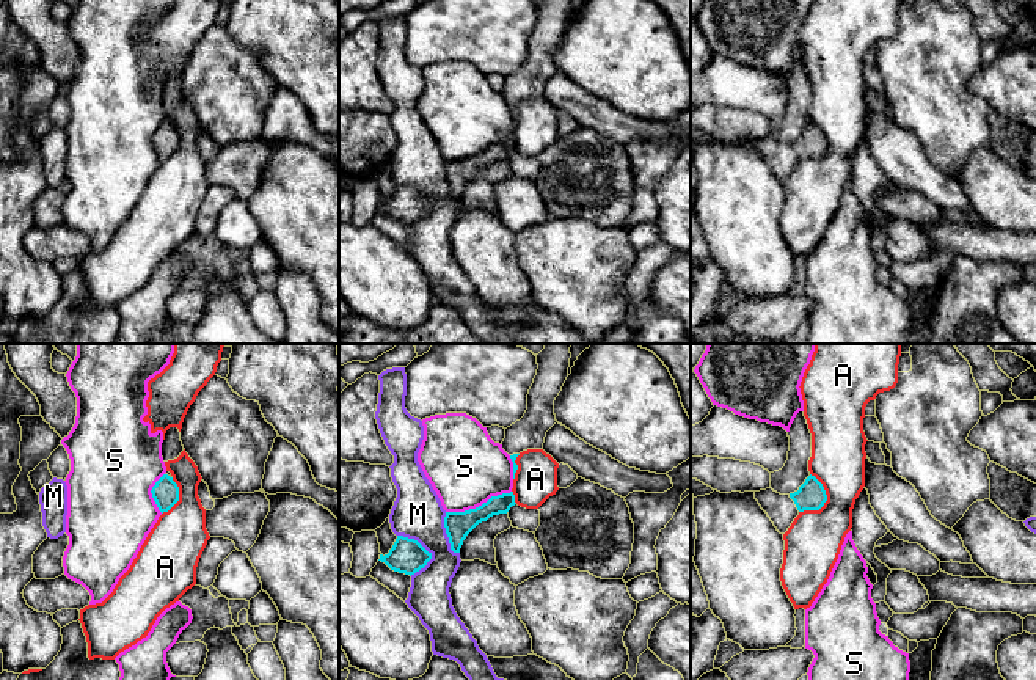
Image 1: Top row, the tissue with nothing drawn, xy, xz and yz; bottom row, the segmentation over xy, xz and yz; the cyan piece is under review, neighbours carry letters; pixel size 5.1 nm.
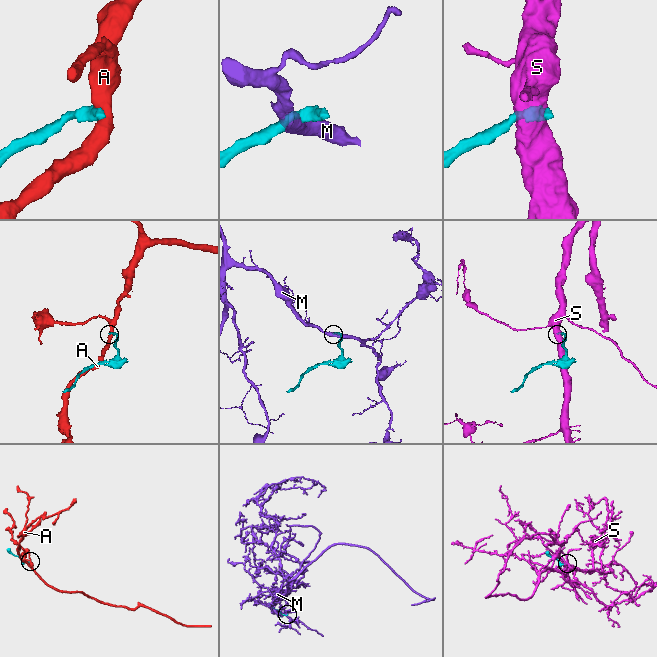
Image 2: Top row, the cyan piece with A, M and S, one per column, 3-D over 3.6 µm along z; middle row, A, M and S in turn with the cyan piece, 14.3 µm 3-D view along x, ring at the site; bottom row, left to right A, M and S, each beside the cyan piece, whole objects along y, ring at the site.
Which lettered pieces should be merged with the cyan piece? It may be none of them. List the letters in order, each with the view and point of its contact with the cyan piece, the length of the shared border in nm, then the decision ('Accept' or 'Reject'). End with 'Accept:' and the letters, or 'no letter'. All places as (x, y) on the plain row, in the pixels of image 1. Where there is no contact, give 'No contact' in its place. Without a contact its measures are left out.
A: Touches cyan at yz (826, 148). Shared border 220 nm. Reject
M: Touches cyan at xz (426, 198). Shared border 240 nm. Reject
S: Touches cyan at xz (479, 154). Shared border 360 nm. Reject
Accept: no letter

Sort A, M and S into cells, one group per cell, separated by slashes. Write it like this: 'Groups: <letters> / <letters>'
Groups: A / M / S

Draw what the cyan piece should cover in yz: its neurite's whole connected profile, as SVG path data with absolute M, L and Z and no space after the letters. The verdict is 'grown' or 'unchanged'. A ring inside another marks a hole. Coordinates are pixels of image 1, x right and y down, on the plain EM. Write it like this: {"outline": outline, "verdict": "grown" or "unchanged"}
{"outline": "M810 122L794 141L780 143L772 137L766 137L755 140L755 148L777 179L785 182L801 160L819 159L827 149L827 143L823 132Z", "verdict": "grown"}

